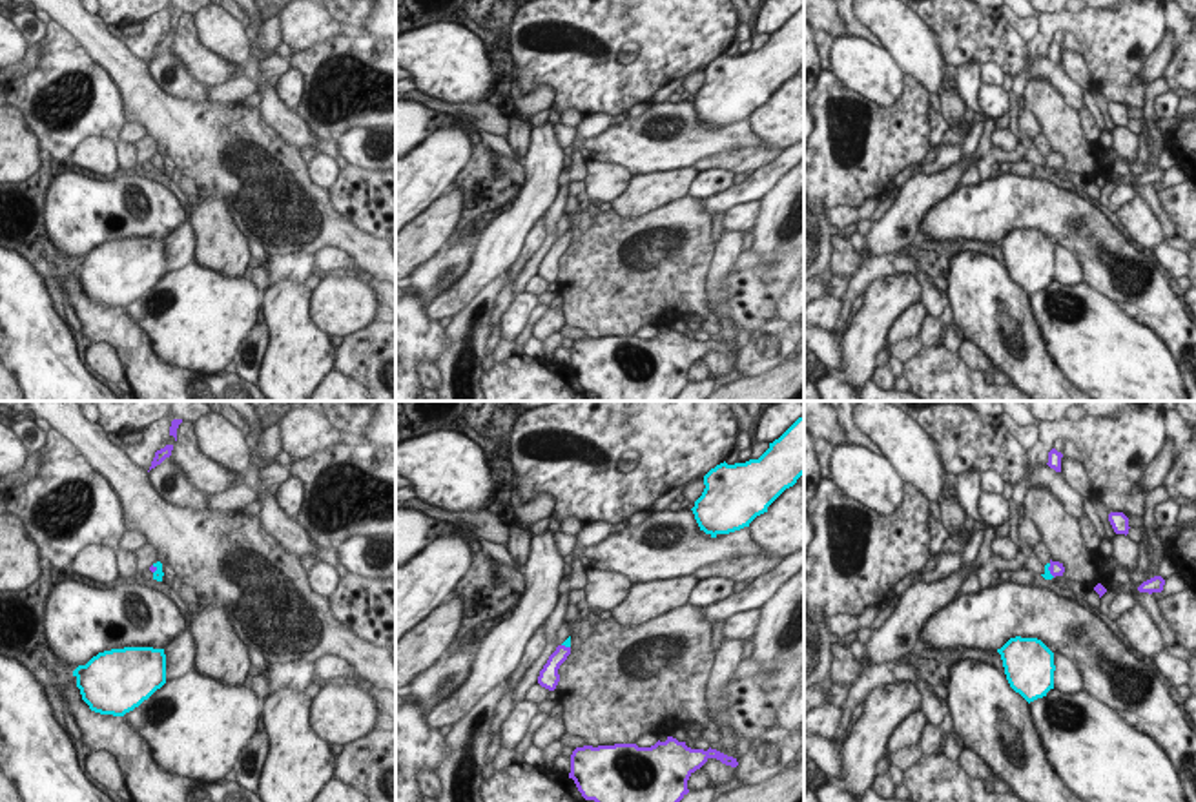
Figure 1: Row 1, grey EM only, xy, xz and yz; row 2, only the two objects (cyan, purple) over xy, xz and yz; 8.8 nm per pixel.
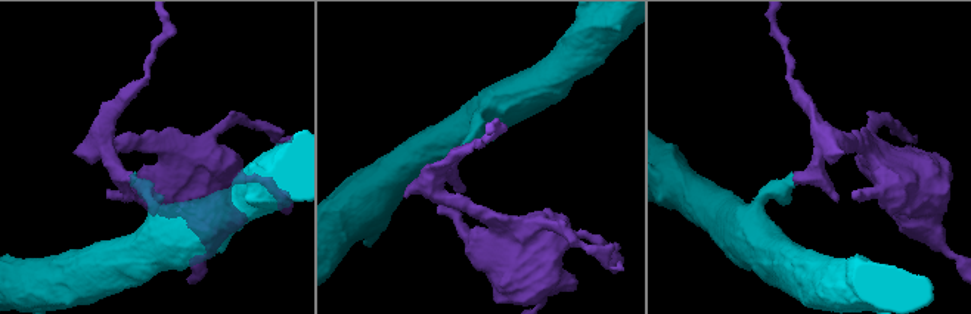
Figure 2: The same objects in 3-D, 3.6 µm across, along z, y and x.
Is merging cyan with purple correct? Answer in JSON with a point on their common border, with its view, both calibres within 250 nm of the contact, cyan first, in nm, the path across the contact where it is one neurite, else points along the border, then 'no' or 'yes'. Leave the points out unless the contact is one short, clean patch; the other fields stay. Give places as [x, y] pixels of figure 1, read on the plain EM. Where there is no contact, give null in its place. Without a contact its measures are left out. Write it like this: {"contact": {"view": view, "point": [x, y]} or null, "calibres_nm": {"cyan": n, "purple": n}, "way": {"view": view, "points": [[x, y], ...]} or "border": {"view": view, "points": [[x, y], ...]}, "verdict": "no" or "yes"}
{"contact": {"view": "yz", "point": [1049, 163]}, "calibres_nm": {"cyan": 70, "purple": 130}, "way": {"view": "yz", "points": [[1047, 166], [1049, 163], [1056, 161]]}, "verdict": "yes"}

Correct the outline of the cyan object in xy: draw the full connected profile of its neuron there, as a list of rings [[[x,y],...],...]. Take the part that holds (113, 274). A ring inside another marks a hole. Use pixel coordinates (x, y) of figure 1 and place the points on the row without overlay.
[[[153,239],[111,241],[78,257],[73,268],[91,303],[124,308],[166,275],[166,246]]]

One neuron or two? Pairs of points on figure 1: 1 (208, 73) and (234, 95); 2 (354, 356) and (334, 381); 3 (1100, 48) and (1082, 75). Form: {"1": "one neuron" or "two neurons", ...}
{"1": "two neurons", "2": "two neurons", "3": "two neurons"}

